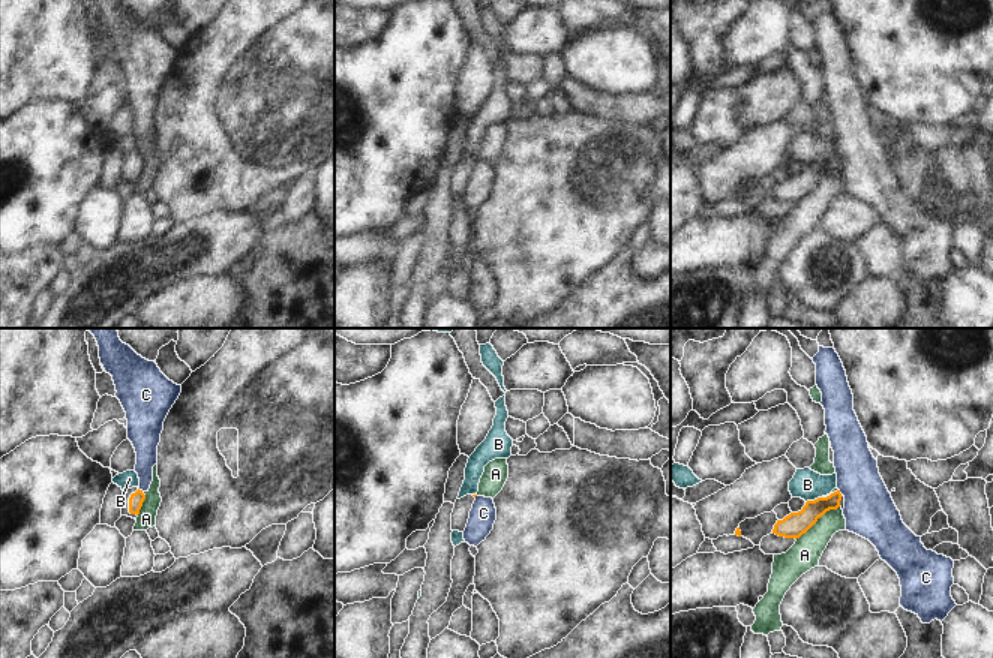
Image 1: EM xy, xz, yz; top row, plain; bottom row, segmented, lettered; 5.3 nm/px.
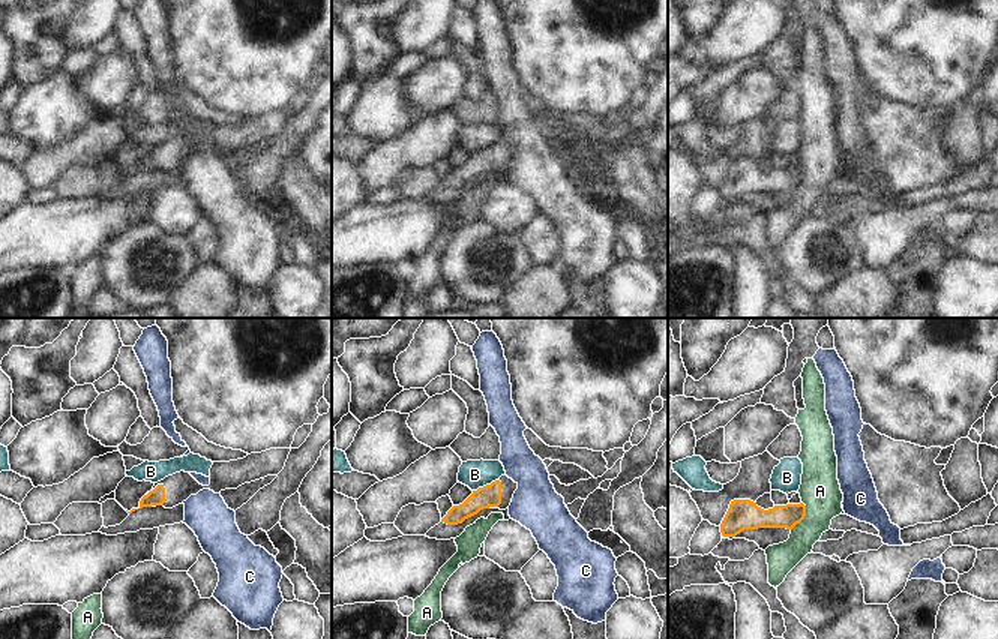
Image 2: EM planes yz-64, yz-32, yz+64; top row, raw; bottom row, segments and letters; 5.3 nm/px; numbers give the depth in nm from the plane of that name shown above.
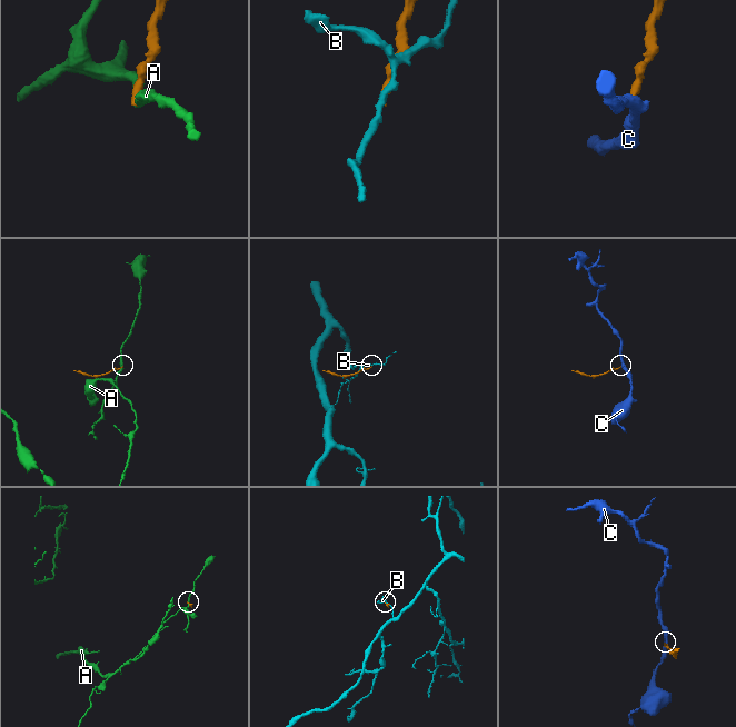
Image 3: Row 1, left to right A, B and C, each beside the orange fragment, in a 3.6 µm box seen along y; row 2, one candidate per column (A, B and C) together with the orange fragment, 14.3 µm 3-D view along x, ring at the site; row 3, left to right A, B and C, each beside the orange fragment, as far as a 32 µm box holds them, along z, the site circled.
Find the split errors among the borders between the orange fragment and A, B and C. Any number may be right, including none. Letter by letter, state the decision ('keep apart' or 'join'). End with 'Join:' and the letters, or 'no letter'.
A: keep apart
B: keep apart
C: keep apart
Join: no letter

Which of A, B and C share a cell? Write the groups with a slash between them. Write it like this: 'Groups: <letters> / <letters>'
Groups: A / B / C

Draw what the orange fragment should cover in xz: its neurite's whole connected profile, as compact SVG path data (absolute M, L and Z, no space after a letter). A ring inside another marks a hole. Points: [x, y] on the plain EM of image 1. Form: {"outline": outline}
{"outline": "M466 159L460 163L456 163L452 177L452 195L465 195L476 160L477 159Z"}

